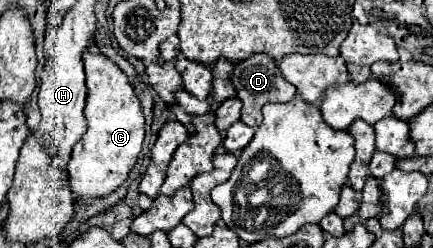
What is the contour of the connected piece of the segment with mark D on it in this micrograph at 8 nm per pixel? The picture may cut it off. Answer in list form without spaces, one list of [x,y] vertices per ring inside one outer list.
[[[255,54],[243,62],[237,62],[235,64],[235,70],[233,70],[233,80],[235,84],[235,90],[237,90],[237,96],[239,100],[243,102],[243,108],[241,108],[241,120],[251,126],[251,128],[257,128],[261,124],[261,108],[269,102],[287,102],[287,100],[293,100],[297,90],[293,84],[289,84],[273,58],[269,56],[263,56],[263,54]]]

